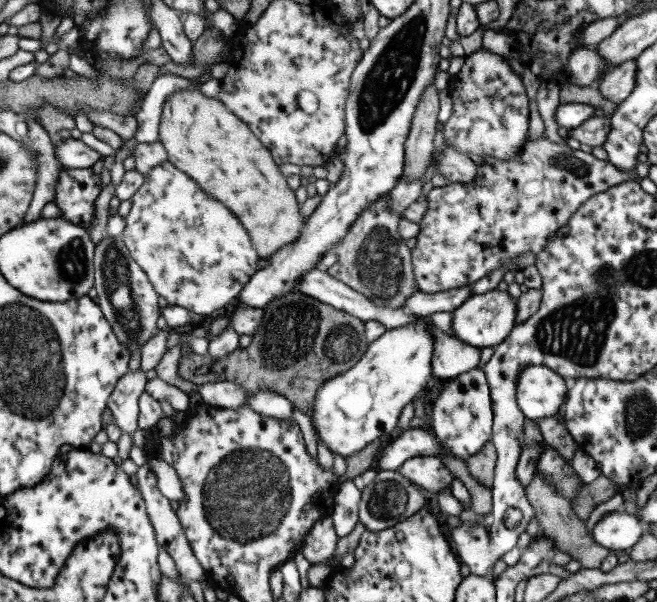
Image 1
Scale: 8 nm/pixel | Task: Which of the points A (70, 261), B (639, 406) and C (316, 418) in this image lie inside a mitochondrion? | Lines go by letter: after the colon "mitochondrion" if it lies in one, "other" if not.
A: mitochondrion
B: mitochondrion
C: other

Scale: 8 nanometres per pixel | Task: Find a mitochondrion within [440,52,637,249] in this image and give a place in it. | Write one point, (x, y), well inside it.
(575, 167)

